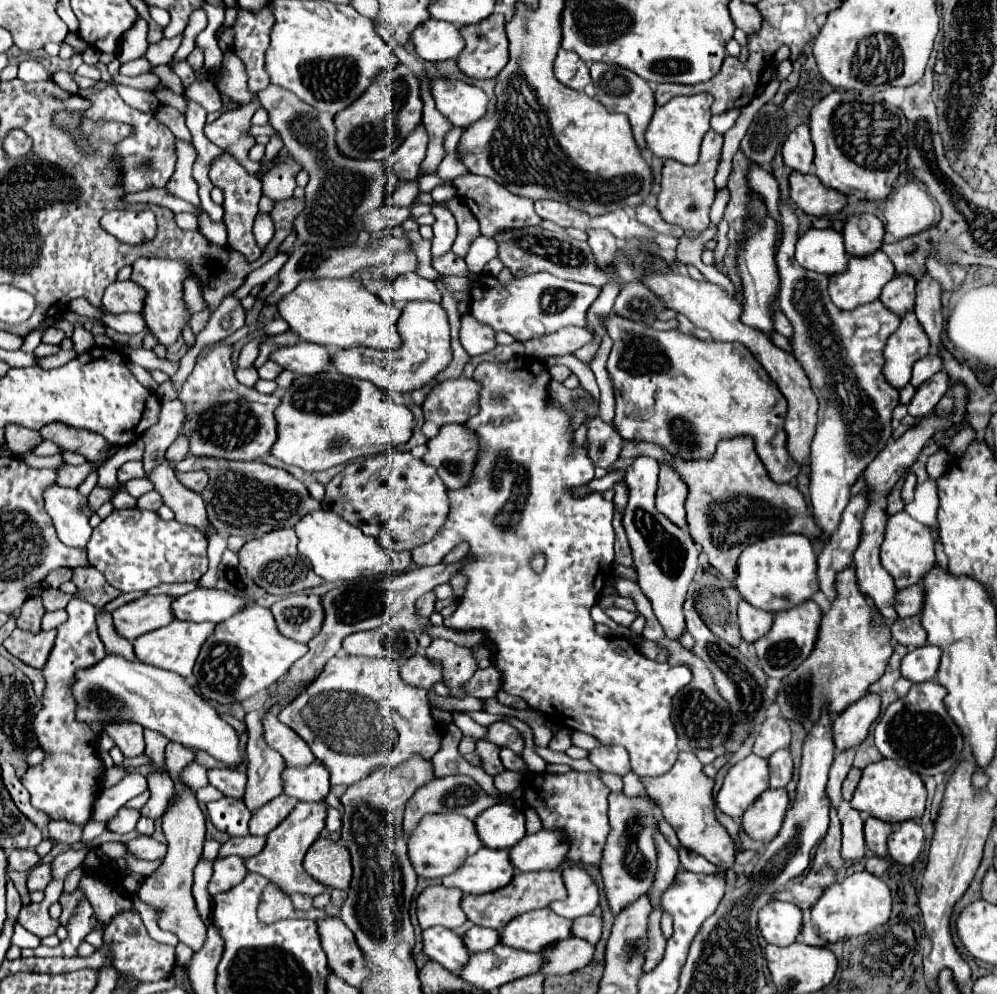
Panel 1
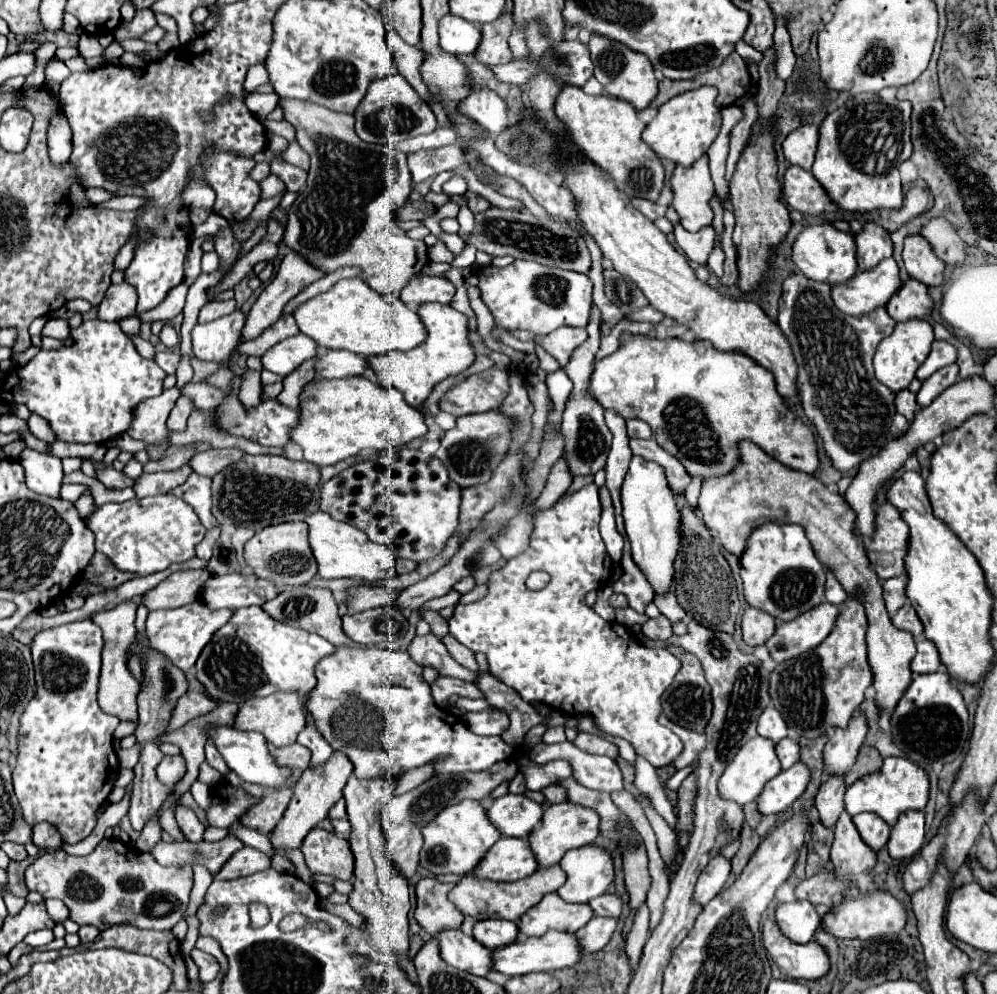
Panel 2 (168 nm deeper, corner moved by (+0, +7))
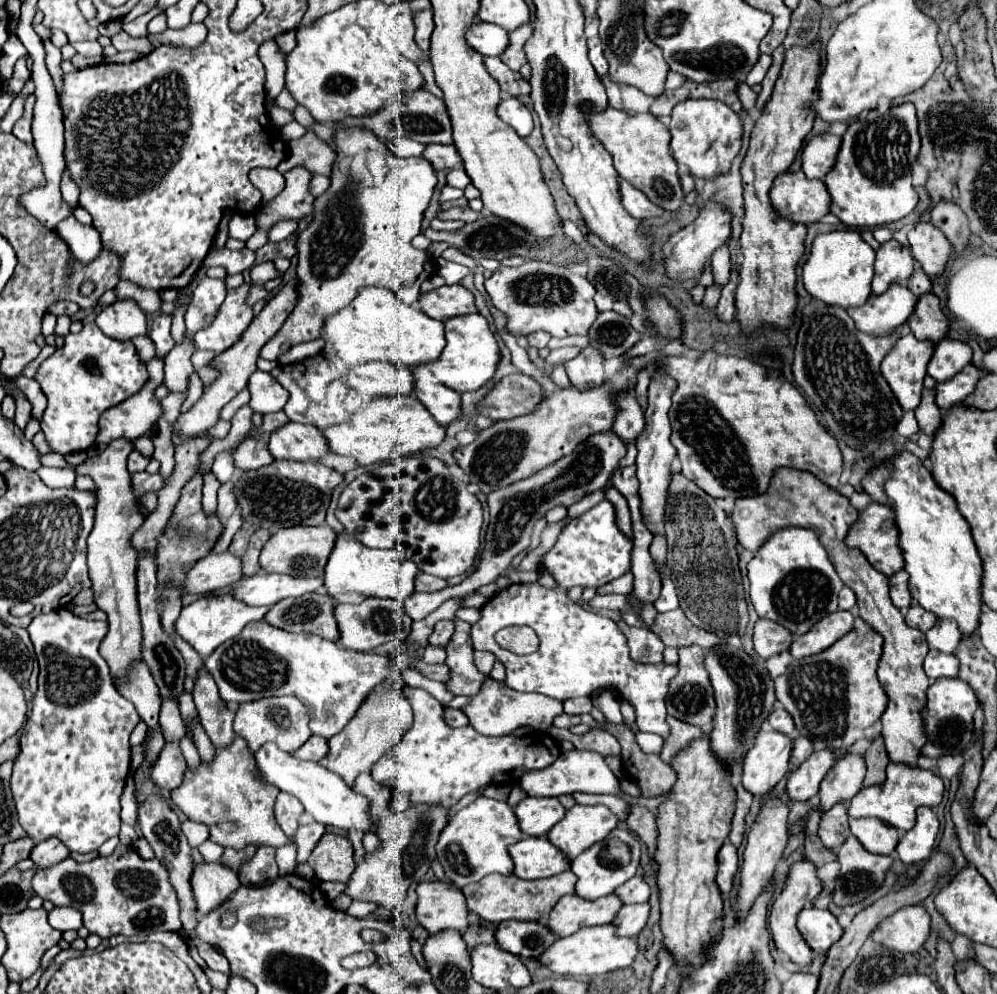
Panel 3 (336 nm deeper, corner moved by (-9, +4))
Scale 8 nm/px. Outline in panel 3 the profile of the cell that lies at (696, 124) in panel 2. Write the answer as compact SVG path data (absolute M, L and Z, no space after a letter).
M687 99L673 109L669 131L675 161L687 165L693 177L713 179L727 173L733 157L739 153L743 123L737 113L717 99Z

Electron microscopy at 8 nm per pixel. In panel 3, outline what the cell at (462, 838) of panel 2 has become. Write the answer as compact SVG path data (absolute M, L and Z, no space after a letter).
M479 797L469 807L457 811L441 831L437 841L437 861L441 863L447 879L459 887L475 883L489 873L509 875L513 871L513 863L507 847L517 843L521 837L523 833L517 825L515 813L507 803Z

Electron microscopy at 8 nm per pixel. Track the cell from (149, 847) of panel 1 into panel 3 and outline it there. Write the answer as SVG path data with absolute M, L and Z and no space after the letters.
M221 861L195 863L189 883L199 915L205 915L211 909L215 909L221 901L225 901L225 897L231 897L231 893L241 885L237 873Z

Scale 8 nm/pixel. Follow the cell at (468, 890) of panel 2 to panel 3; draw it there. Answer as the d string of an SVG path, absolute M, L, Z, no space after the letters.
M563 871L547 879L537 881L525 881L513 875L487 875L481 881L469 883L463 887L463 895L467 899L469 911L477 913L487 923L501 923L505 919L517 919L517 921L543 921L553 905L563 897L575 893L575 875L573 871Z

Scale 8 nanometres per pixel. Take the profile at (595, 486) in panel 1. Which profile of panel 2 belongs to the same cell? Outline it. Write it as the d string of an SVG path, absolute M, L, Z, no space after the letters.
M742 442L740 450L742 464L734 472L702 482L698 508L704 516L706 526L710 530L716 530L722 546L736 556L744 552L746 540L752 534L752 530L766 522L804 526L806 536L816 550L816 558L842 582L842 588L848 592L848 596L854 596L858 590L862 592L858 600L864 604L868 616L866 642L868 664L874 674L874 700L880 708L880 714L894 710L898 700L904 696L904 690L912 682L910 662L916 654L916 644L912 634L896 628L886 612L882 586L866 558L864 540L858 534L854 536L854 510L848 506L844 496L834 492L830 494L830 490L818 478L776 462L756 444Z

